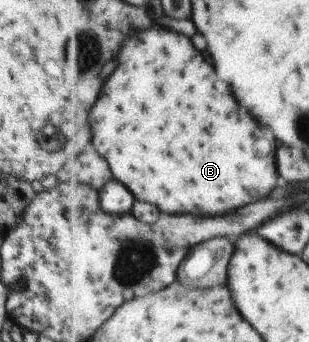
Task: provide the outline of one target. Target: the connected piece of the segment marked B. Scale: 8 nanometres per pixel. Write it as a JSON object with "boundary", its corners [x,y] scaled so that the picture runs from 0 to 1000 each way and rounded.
{"boundary":[[[485,82],[479,94],[453,94],[453,105],[421,105],[401,123],[401,140],[388,146],[375,175],[382,175],[382,199],[337,240],[337,257],[324,269],[324,292],[311,298],[311,310],[291,327],[291,363],[298,363],[298,380],[304,380],[304,427],[362,480],[369,523],[395,526],[427,556],[447,588],[466,585],[476,594],[511,596],[537,620],[583,620],[583,614],[621,620],[621,614],[634,614],[641,626],[680,620],[686,632],[706,632],[706,626],[751,620],[770,602],[867,579],[867,567],[887,556],[887,544],[900,532],[900,491],[893,491],[900,415],[893,415],[893,398],[887,398],[880,374],[867,374],[861,363],[841,363],[770,298],[770,287],[751,269],[751,251],[706,228],[693,193],[660,175],[660,164],[634,146],[634,135],[621,129],[621,117],[608,105],[595,105],[583,94],[563,94],[563,88],[550,94],[544,82]]]}

